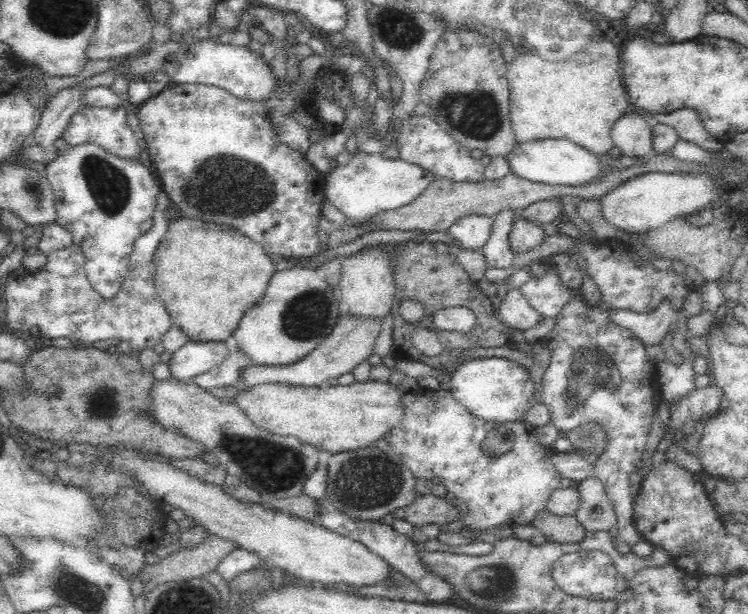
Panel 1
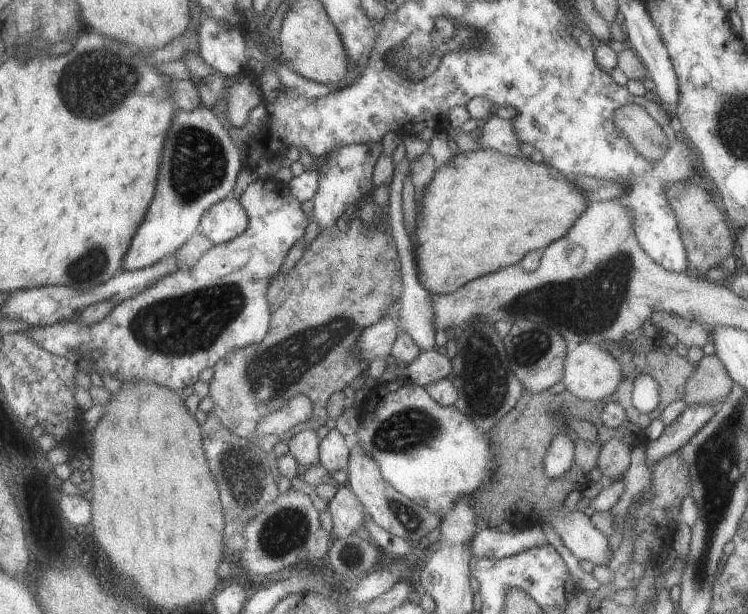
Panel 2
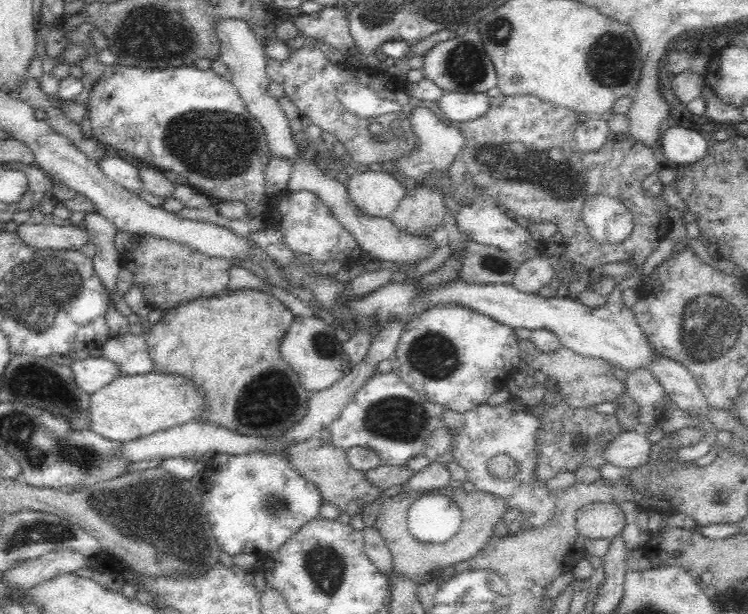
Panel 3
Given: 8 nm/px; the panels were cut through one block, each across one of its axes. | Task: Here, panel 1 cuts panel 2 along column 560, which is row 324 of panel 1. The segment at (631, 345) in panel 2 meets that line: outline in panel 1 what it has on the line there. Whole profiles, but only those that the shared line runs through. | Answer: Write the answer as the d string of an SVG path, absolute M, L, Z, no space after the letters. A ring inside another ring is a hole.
M404 242L398 252L394 252L398 256L392 258L392 270L394 270L394 282L396 282L396 300L394 300L394 326L392 326L392 334L394 334L394 348L392 348L392 356L400 358L408 358L410 362L426 362L426 366L430 366L432 370L440 370L446 368L450 362L458 362L458 358L462 356L464 350L468 348L492 348L492 346L512 346L514 342L506 338L506 324L504 320L494 314L492 302L490 298L486 298L478 288L478 282L474 282L470 278L470 274L466 272L466 268L460 264L460 260L454 254L438 254L432 246L432 242ZM402 300L418 300L420 304L424 304L424 318L420 322L406 322L400 314L400 302ZM454 306L466 306L470 310L474 310L476 314L476 328L472 328L470 332L446 332L436 328L434 324L434 312L442 310L442 308L454 308ZM416 328L426 328L438 334L440 342L442 342L442 352L436 358L428 358L424 352L416 350L414 342L412 342L412 332Z

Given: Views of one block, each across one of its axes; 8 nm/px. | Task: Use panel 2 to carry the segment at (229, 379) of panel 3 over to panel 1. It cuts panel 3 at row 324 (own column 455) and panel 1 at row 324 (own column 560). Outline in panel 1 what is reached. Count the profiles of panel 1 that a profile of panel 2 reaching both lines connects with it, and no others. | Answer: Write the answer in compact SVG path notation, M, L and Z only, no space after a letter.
M178 218L170 220L168 232L162 238L156 256L154 256L154 284L160 296L160 302L166 306L170 314L172 326L178 326L190 342L228 342L244 312L266 294L270 278L276 274L276 266L272 264L266 250L252 242L248 236L238 232L236 228L204 222L198 218Z

